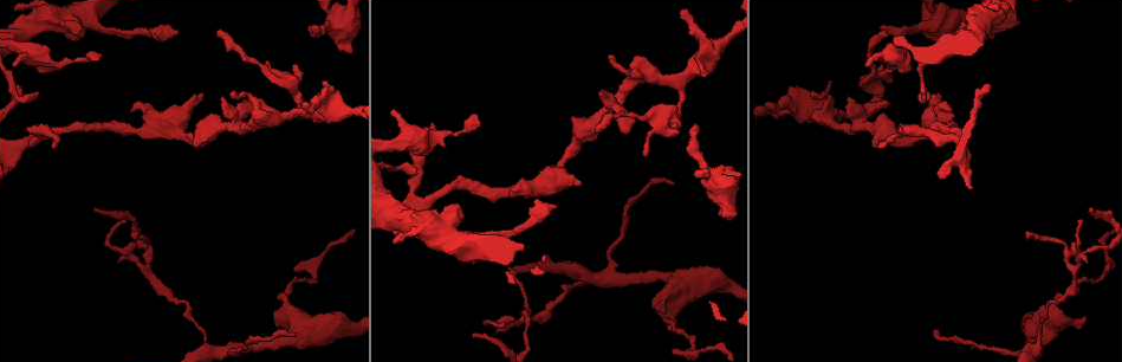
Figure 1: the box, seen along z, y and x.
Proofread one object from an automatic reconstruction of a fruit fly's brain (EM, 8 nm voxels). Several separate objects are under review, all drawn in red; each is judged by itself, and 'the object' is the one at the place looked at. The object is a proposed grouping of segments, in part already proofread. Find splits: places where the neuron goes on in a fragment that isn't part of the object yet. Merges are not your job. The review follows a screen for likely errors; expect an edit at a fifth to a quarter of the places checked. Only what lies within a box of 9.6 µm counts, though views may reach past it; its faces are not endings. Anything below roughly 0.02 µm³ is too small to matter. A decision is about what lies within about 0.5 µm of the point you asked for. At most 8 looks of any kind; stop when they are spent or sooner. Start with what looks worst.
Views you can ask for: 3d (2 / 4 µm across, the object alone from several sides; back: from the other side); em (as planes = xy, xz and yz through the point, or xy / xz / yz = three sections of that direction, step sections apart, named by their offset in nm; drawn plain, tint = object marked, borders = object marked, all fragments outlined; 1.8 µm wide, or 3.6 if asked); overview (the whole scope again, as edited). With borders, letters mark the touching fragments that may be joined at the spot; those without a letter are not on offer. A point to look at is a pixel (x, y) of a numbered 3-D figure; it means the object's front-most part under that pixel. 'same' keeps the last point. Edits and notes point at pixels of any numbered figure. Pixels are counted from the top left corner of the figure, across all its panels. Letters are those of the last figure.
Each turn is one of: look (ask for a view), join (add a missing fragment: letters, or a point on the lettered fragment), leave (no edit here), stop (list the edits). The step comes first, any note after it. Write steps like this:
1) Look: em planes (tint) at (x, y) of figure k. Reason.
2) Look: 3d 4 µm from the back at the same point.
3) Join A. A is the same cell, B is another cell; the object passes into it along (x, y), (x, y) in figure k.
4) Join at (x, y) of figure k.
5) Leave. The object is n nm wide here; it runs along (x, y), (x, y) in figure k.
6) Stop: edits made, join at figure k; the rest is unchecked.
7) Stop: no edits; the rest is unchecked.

Look: 3d 4 µm at (51, 145) of figure 1. Branch stops here.

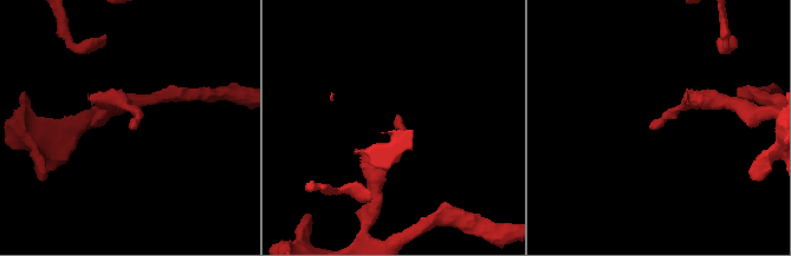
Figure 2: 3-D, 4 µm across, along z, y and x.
Look: em planes (borders) at (133, 125) of figure 2. Shape alone is not enough.

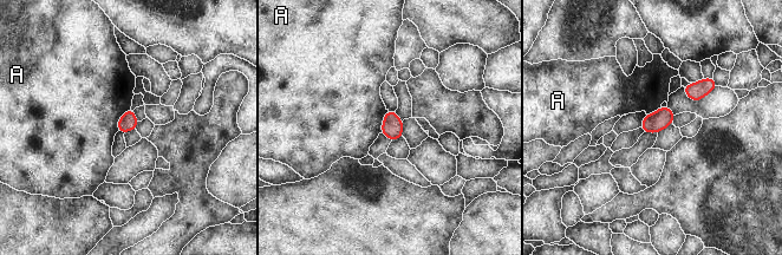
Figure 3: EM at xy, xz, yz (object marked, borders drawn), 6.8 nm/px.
Leave. A is another cell; a border runs along (130, 108), (118, 121), (117, 130) in figure 3; none of them fits.

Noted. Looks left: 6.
Look: 3d 4 µm at (988, 84) of figure 1.

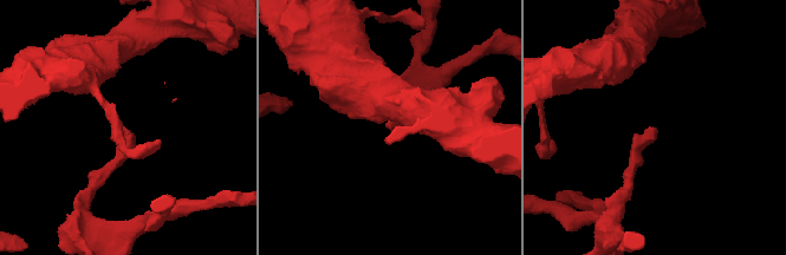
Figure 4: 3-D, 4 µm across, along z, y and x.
Look: em planes (borders) at (389, 129) of figure 4.

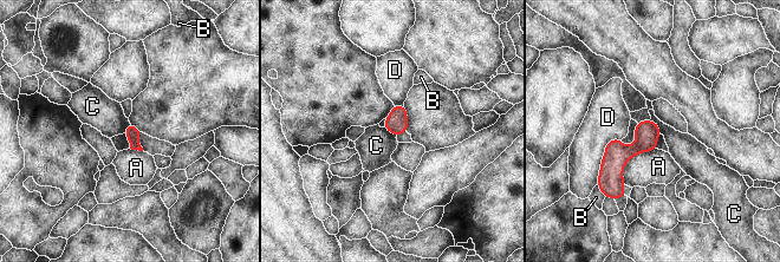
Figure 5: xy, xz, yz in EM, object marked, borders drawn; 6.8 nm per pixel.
Leave. A, B, C and D are other cells; a border runs along (650, 119), (656, 123), (661, 133) in figure 5; no lettered fragment goes on from it.

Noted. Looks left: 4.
Look: em 3.6 µm xz step 8 (plain) at (554, 205) of figure 1. Free end.

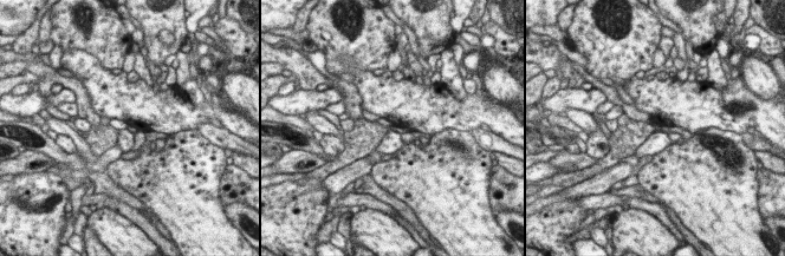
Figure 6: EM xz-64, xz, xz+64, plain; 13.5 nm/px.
Look: em 3.6 µm xz step 8 (borders) at the same point. What lies round it.

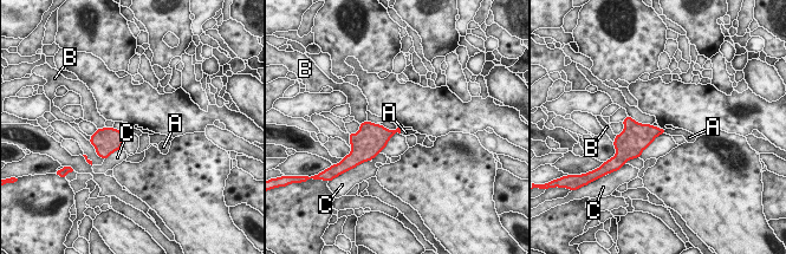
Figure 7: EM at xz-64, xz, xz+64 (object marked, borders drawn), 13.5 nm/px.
Join A. A is the same cell, B and C are other cells; it goes on there.

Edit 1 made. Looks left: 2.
Stop: edits made, join at figure 7; the rest is unchecked.

